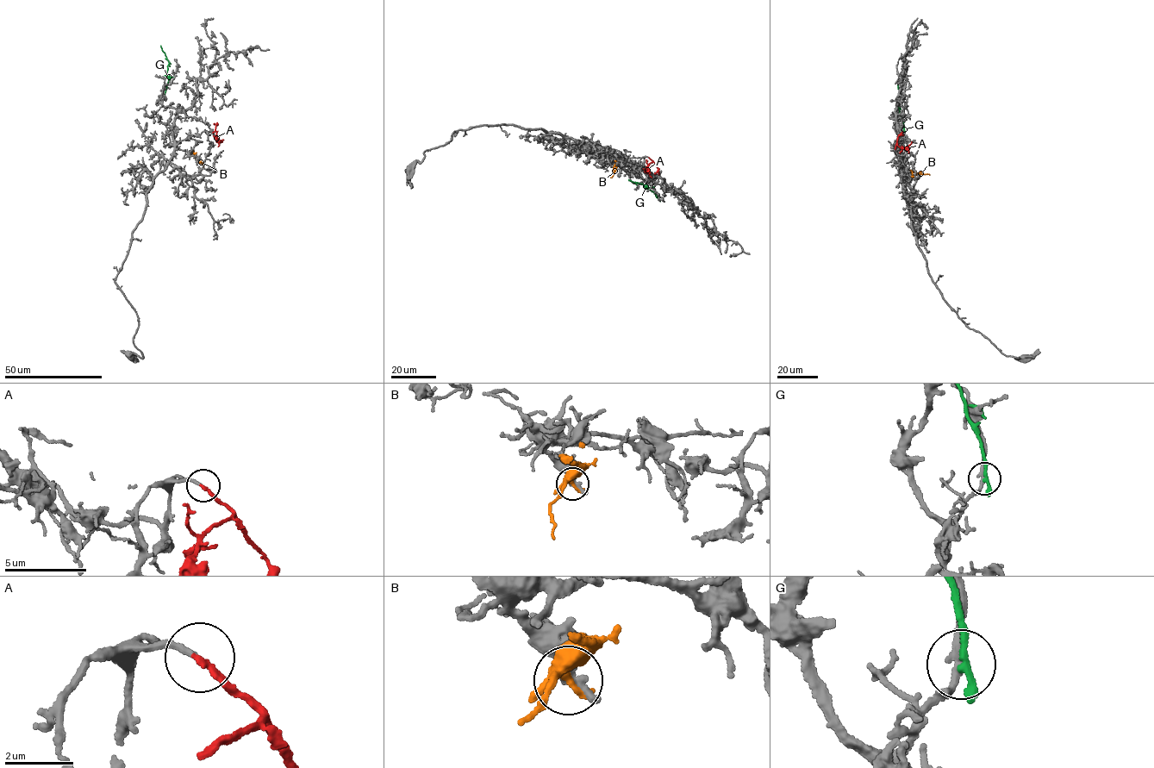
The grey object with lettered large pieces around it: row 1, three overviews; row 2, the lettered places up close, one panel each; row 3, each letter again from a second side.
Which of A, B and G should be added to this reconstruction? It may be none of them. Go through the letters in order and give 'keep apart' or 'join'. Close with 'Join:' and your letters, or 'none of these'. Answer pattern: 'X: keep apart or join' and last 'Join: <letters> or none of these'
A: join
B: keep apart
G: keep apart
Join: A

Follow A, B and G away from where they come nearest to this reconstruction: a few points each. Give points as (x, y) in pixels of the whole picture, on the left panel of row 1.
A: (212, 133), (215, 131), (220, 141), (223, 140)
B: (192, 152), (197, 160), (203, 165), (202, 169)
G: (165, 95), (168, 81), (169, 60), (160, 45)

